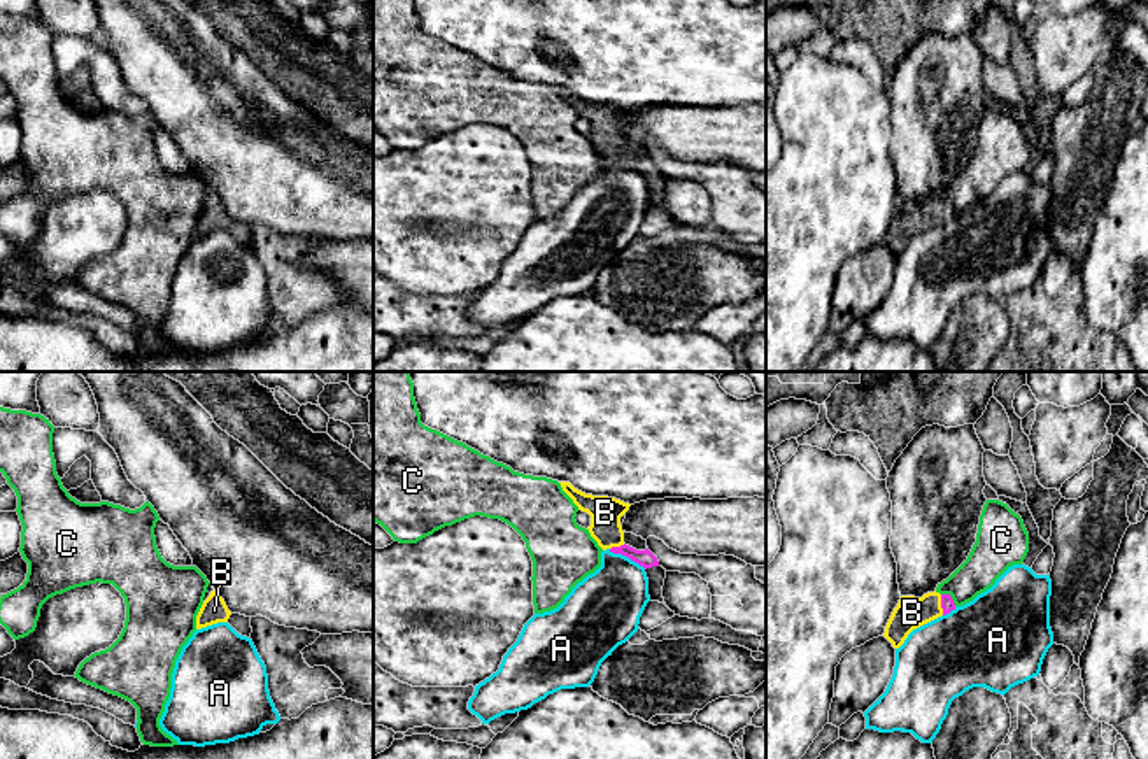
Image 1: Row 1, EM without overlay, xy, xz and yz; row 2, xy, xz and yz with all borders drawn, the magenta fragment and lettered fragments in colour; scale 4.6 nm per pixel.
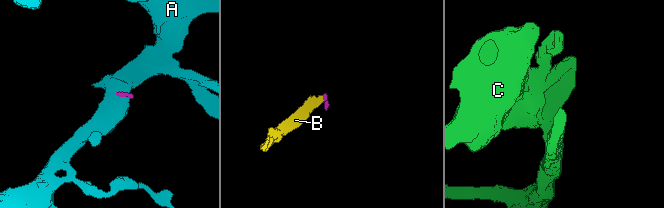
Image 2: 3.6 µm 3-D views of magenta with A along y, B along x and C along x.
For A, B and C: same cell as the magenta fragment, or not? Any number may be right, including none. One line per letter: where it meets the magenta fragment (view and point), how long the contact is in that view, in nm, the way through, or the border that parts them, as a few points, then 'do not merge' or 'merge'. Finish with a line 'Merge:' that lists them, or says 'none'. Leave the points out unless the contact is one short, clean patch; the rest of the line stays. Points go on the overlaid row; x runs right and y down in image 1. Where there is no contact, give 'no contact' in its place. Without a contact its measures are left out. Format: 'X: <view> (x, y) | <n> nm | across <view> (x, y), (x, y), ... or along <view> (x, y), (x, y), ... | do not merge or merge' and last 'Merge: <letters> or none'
A: xz (628, 556) | 200 nm | along xz (609, 549), (628, 556), (645, 568) | do not merge
B: yz (942, 605) | 100 nm | across yz (947, 603), (942, 605), (912, 612) | merge
C: yz (950, 596) | 90 nm | along yz (942, 593), (947, 593), (956, 605) | do not merge
Merge: B

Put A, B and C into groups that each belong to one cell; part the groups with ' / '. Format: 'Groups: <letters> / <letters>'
Groups: A / B / C

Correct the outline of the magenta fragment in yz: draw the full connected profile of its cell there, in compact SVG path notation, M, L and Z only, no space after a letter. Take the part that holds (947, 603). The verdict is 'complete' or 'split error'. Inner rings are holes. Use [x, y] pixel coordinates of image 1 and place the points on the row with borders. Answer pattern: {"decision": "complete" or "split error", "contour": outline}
{"decision": "split error", "contour": "M934 591L922 598L901 596L885 626L883 636L894 649L899 649L913 629L946 615L952 610L955 610L955 603L950 594Z"}

